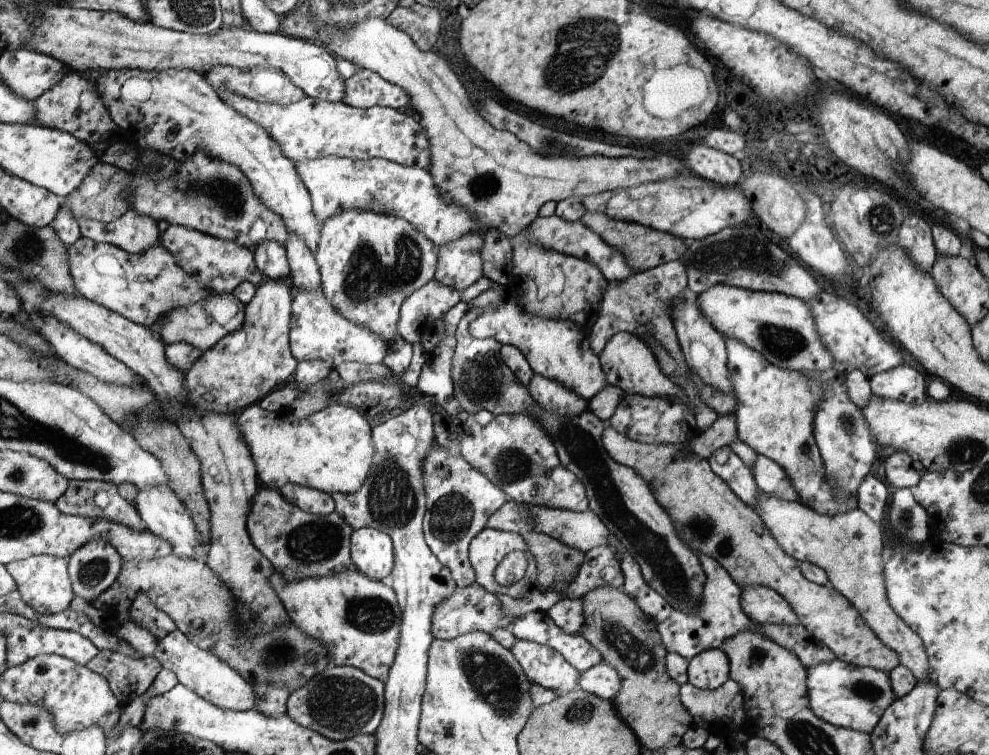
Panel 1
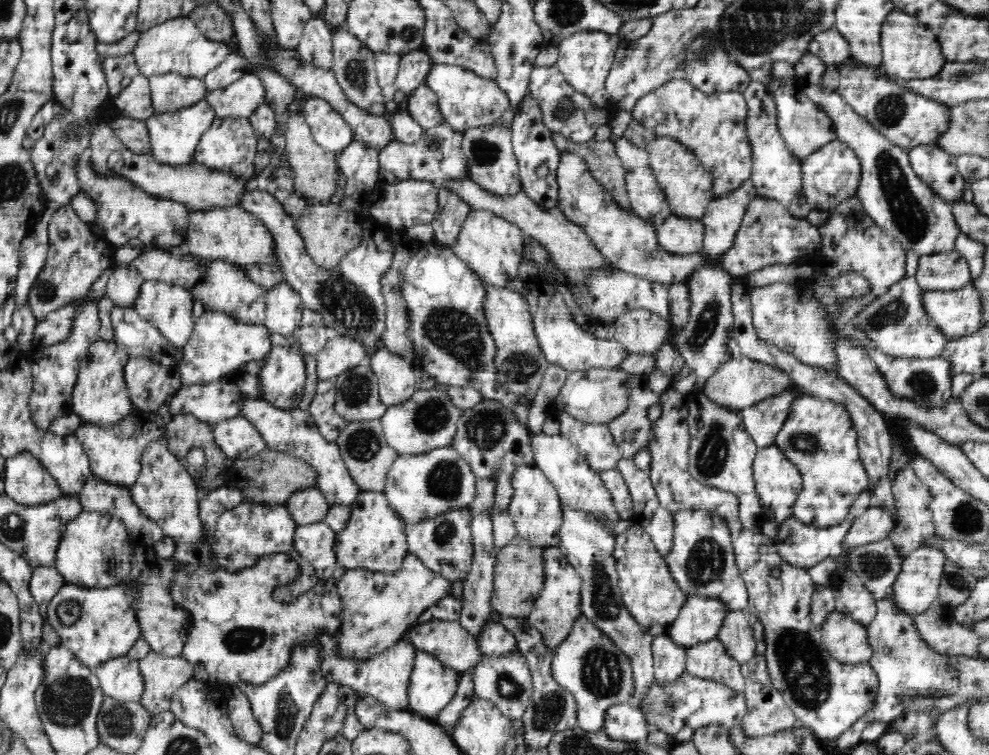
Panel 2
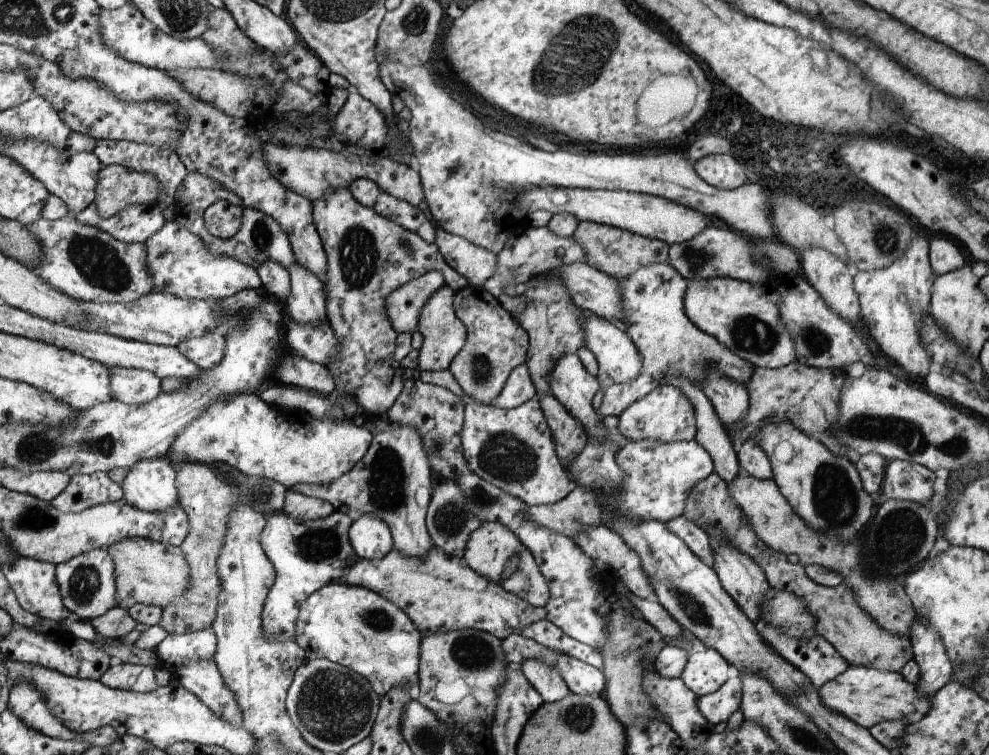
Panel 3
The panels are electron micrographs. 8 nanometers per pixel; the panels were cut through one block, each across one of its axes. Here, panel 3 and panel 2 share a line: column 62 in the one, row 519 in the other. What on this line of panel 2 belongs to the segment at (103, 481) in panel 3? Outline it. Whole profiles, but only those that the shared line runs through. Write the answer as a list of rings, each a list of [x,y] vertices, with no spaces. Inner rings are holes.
[[[483,398],[472,408],[461,410],[457,422],[457,432],[451,442],[451,447],[466,460],[471,471],[478,478],[496,477],[494,500],[492,500],[489,515],[493,521],[494,544],[499,548],[506,546],[512,539],[518,537],[514,521],[508,511],[511,495],[514,492],[511,477],[518,466],[533,464],[534,445],[531,444],[532,440],[534,440],[534,435],[521,420],[517,419],[515,411],[510,407],[506,408],[506,405],[498,400]]]

